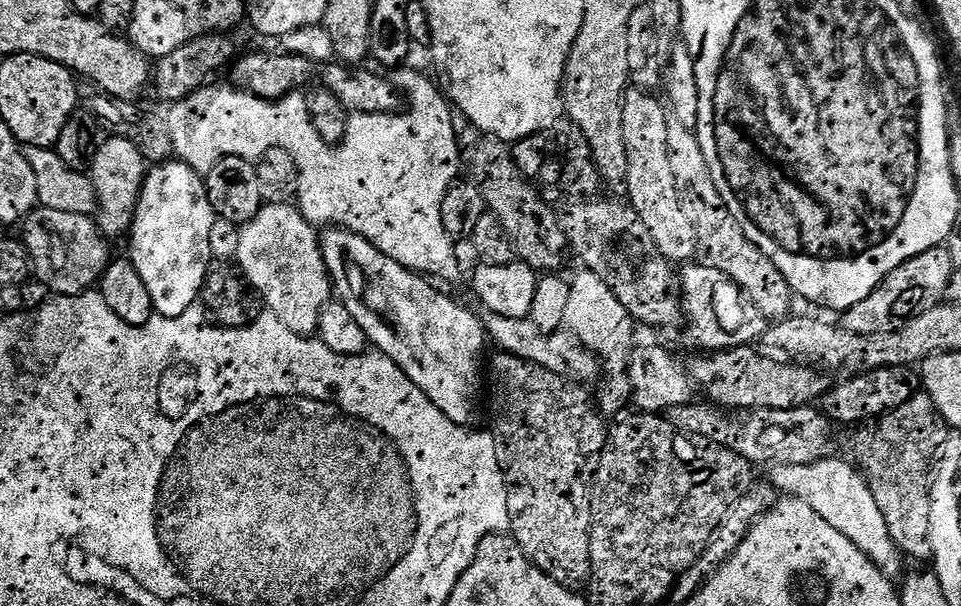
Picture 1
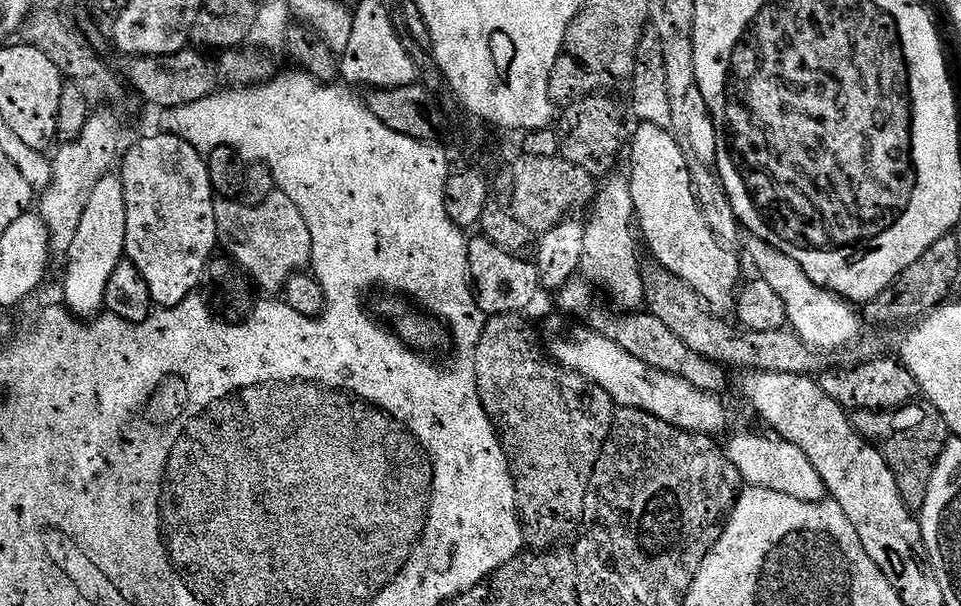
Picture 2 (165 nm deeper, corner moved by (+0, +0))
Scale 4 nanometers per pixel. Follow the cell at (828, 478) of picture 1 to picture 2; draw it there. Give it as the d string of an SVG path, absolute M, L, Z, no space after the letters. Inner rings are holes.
M744 432L726 444L728 461L740 471L740 479L745 485L754 488L774 490L778 494L790 494L790 498L798 498L811 504L823 501L826 496L824 479L814 470L810 458L798 450L790 442L779 435L755 436L752 432Z

